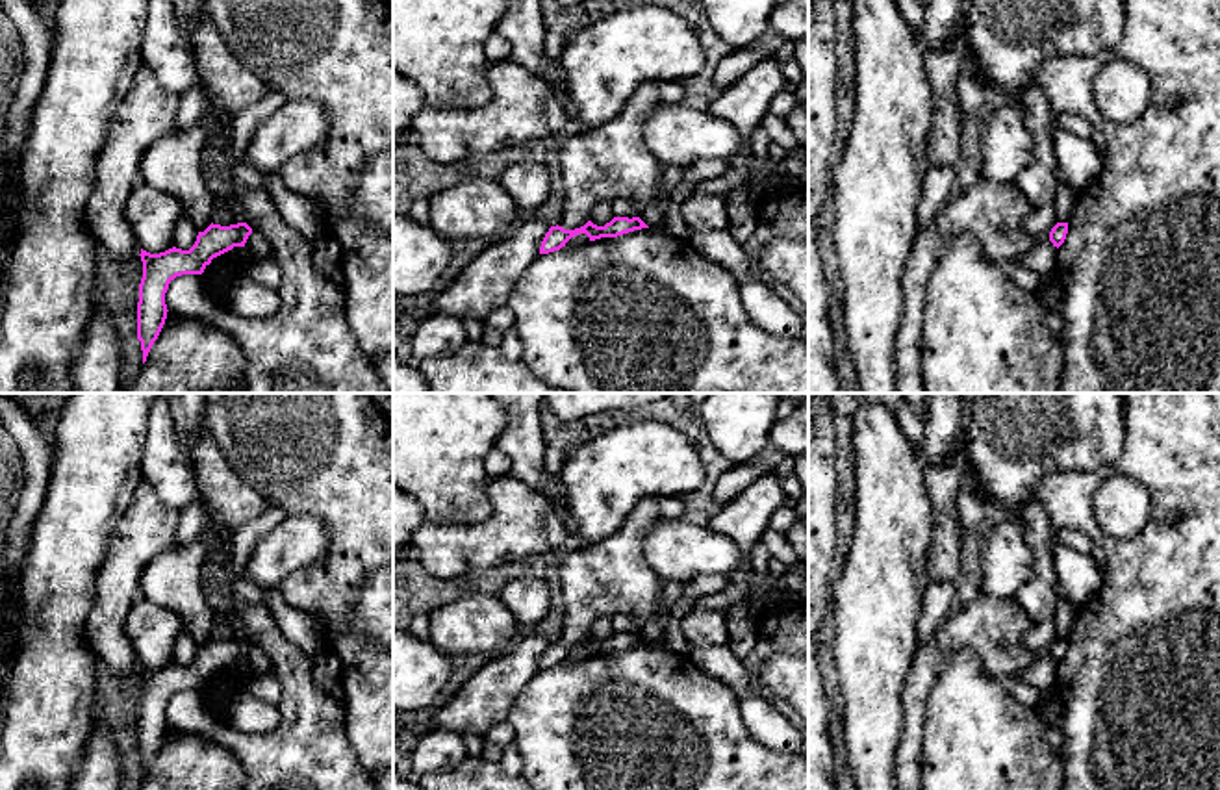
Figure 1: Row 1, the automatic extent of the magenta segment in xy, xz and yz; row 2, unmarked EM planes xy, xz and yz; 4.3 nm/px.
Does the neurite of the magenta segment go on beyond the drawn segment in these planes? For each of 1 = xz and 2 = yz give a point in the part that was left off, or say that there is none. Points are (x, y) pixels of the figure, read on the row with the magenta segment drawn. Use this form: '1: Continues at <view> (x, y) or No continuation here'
1: No continuation here
2: No continuation here

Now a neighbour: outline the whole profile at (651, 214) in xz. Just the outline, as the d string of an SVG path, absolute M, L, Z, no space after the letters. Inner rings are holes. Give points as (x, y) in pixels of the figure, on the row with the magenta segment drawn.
M660 176L651 202L640 211L640 219L651 228L660 226L666 217L666 213L660 210L662 195L664 195L664 185L662 185L662 176Z

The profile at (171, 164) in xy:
M204 124L176 130L154 141L141 159L141 182L176 197L198 232L211 224L219 204L200 171L200 152L210 137L211 128Z

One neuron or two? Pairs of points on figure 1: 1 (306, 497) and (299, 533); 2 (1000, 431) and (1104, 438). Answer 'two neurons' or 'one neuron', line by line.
1: two neurons
2: one neuron

